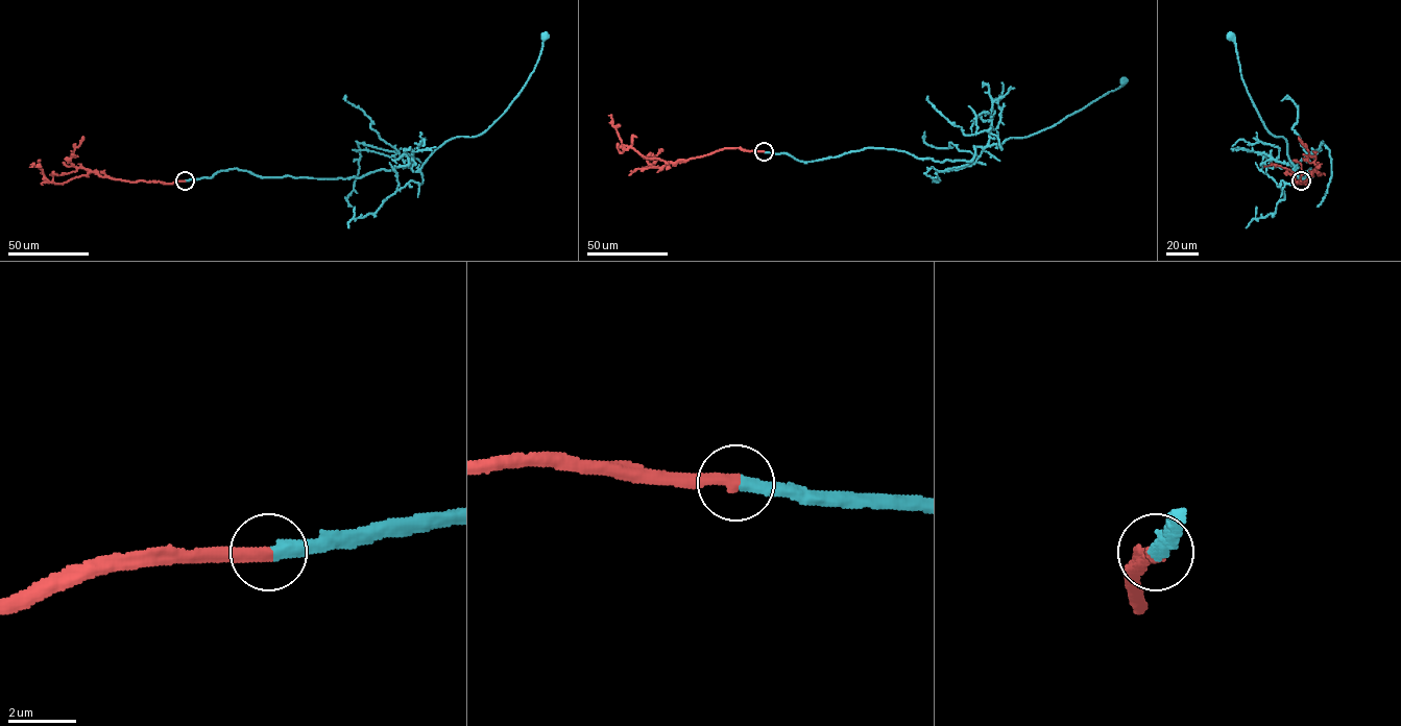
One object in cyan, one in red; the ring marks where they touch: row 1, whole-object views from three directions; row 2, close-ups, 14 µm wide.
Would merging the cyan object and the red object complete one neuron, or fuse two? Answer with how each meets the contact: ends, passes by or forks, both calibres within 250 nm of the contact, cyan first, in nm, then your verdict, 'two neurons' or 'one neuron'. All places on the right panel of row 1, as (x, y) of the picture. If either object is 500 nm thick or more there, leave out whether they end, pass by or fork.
cyan ends there; red ends there; 400 nm thick on the cyan side, 360 nm on the other; one neuron

